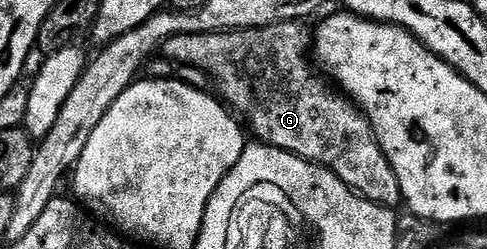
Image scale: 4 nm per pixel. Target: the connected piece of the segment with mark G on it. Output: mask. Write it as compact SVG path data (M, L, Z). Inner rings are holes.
M291 20L271 26L255 26L253 30L223 30L221 34L185 34L169 38L164 44L164 50L167 50L165 53L171 59L178 58L179 67L191 66L209 81L211 78L217 97L235 115L244 119L249 133L253 137L255 134L259 143L287 150L297 158L331 170L345 186L349 186L359 198L367 202L391 208L401 207L403 200L400 180L396 180L396 172L392 164L388 164L388 156L384 156L370 121L347 95L335 89L316 69L312 61L312 34L302 26L305 25L301 21Z

